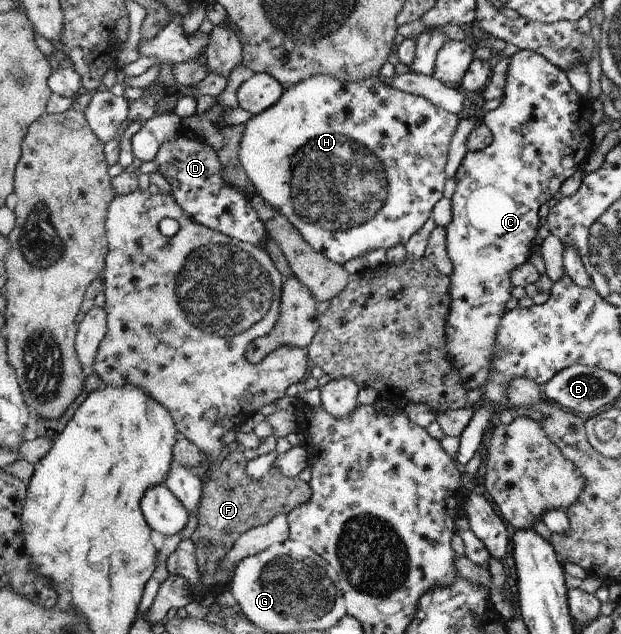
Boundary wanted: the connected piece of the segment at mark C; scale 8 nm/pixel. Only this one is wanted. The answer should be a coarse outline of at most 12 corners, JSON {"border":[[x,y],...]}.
{"border":[[527,49],[456,175],[446,351],[484,392],[592,100]]}

